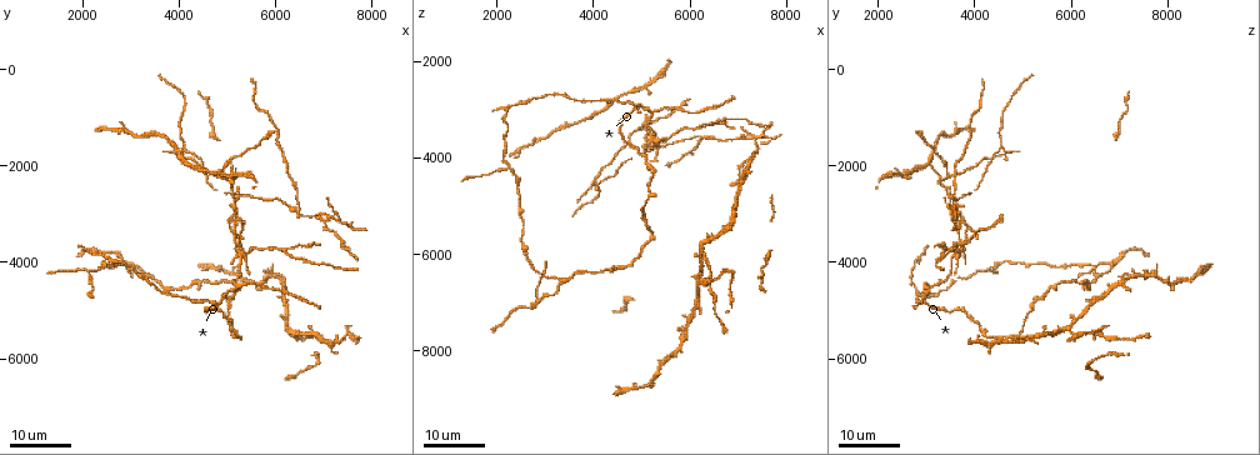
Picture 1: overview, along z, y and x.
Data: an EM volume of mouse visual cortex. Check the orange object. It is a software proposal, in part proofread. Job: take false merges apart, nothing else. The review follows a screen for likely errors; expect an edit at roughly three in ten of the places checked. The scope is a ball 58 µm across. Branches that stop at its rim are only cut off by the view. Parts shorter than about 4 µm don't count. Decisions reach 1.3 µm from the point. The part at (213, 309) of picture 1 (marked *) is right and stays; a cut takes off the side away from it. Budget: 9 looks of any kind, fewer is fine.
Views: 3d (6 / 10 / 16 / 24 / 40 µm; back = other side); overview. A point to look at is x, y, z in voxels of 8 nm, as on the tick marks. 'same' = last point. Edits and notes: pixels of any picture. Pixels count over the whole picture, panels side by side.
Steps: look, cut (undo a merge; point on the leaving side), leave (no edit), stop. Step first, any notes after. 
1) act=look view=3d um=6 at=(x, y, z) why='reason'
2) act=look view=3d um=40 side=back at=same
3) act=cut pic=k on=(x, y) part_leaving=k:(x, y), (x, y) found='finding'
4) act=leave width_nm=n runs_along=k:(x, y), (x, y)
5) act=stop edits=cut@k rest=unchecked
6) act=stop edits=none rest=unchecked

act=look view=3d um=24 at=(4850, 4850, 2950) why='a fork'

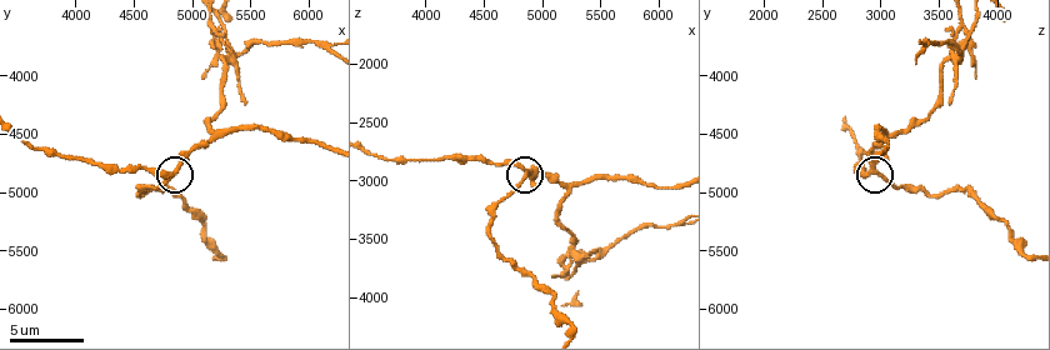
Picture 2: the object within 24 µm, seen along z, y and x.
act=look view=3d um=10 at=(4840, 4800, 2920) why='closer look'

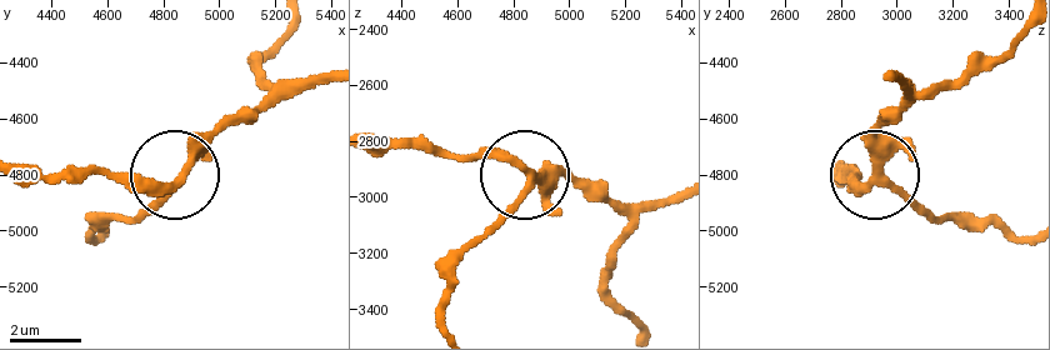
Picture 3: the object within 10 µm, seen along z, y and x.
act=leave width_nm=250 found='all the same cell'

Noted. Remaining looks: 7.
act=look view=3d um=16 at=(6500, 3000, 3600)

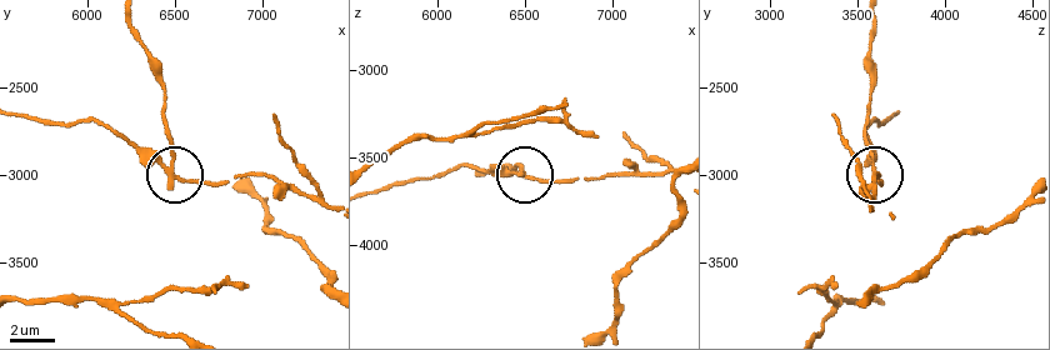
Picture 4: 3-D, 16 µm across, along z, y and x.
act=look view=3d um=10 at=(6480, 2940, 3600)

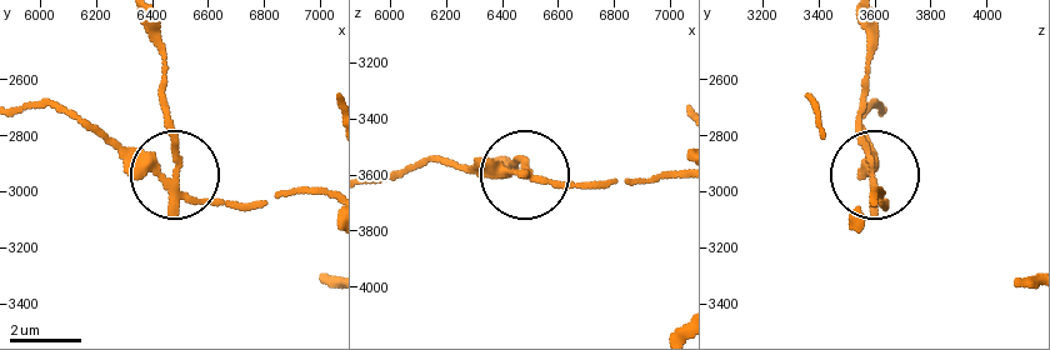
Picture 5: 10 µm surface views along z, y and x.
act=cut pic=5 on=(173, 134) side_arm_um=14 part_leaving=5:(175, 183), (158, 24) found='two cells meet here'

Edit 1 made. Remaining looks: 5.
act=look view=3d um=16 at=(6250, 3750, 3400) why='a fork'

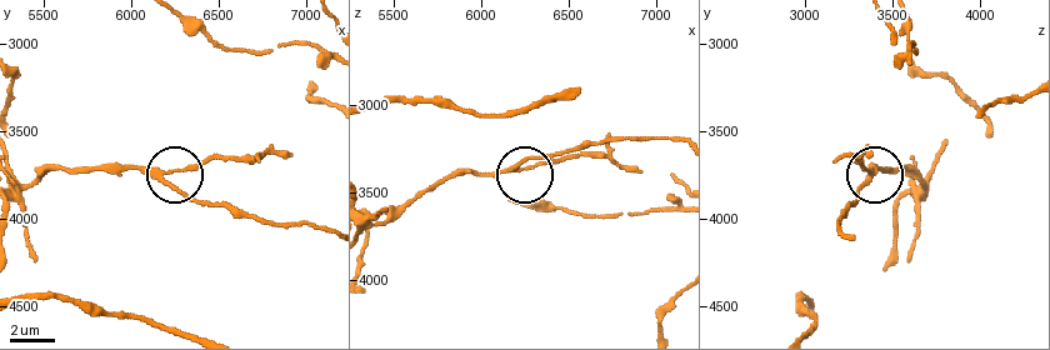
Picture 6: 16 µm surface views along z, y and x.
act=look view=3d um=10 at=same

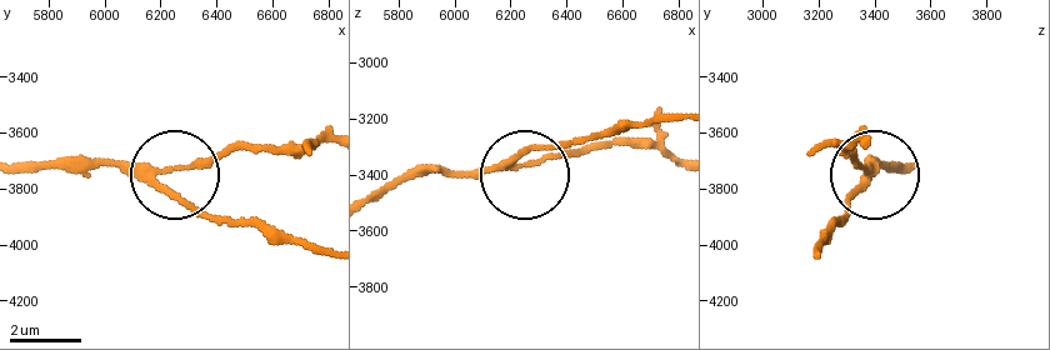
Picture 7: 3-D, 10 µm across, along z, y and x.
act=cut pic=7 on=(201, 159) width_nm=180 part_leaving=7:(144, 165), (329, 141) found='two cells meet here'

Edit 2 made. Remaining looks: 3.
act=look view=overview why='see it whole again'

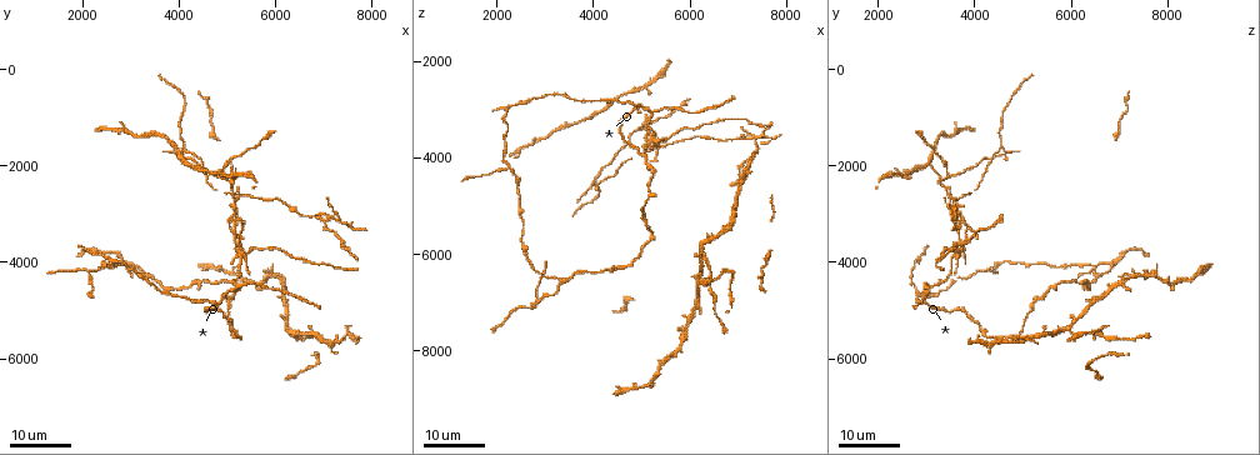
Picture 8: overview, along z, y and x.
act=look view=3d um=24 at=(5400, 3850, 3650) why='branch point'

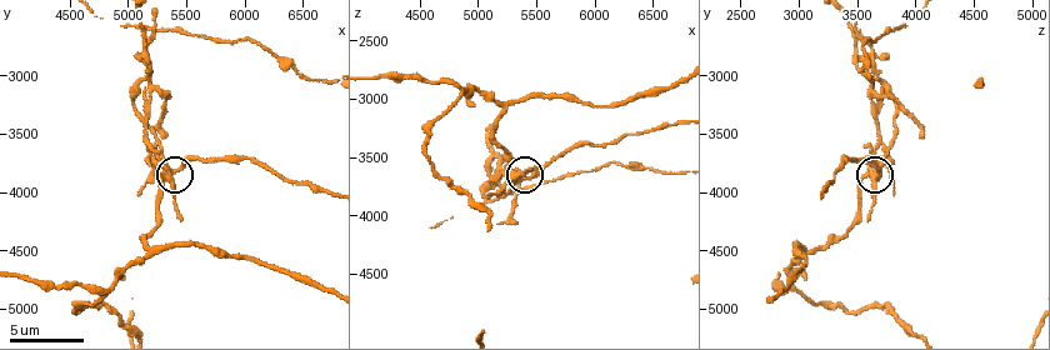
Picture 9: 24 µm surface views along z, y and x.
act=look view=3d um=6 at=(5380, 3800, 3700)

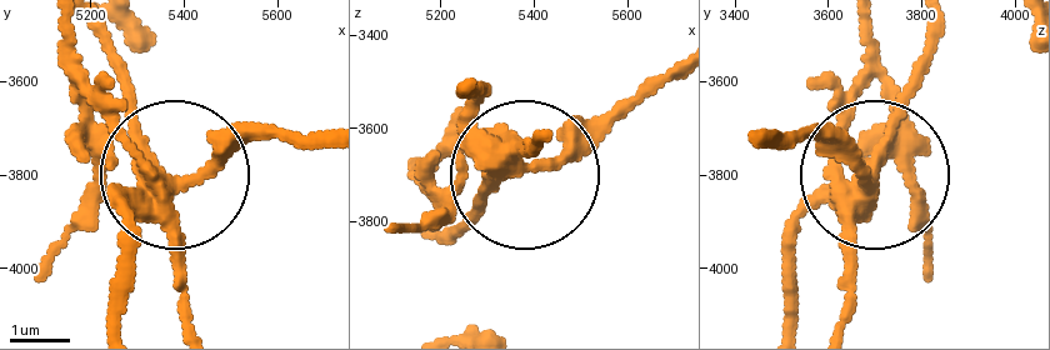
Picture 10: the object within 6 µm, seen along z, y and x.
act=cut pic=10 on=(453, 205) part_leaving=10:(166, 205), (76, 31) found='a second cell is stuck on'

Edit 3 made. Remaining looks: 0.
act=stop edits=cut@5,cut@7,cut@10 rest=unchecked

